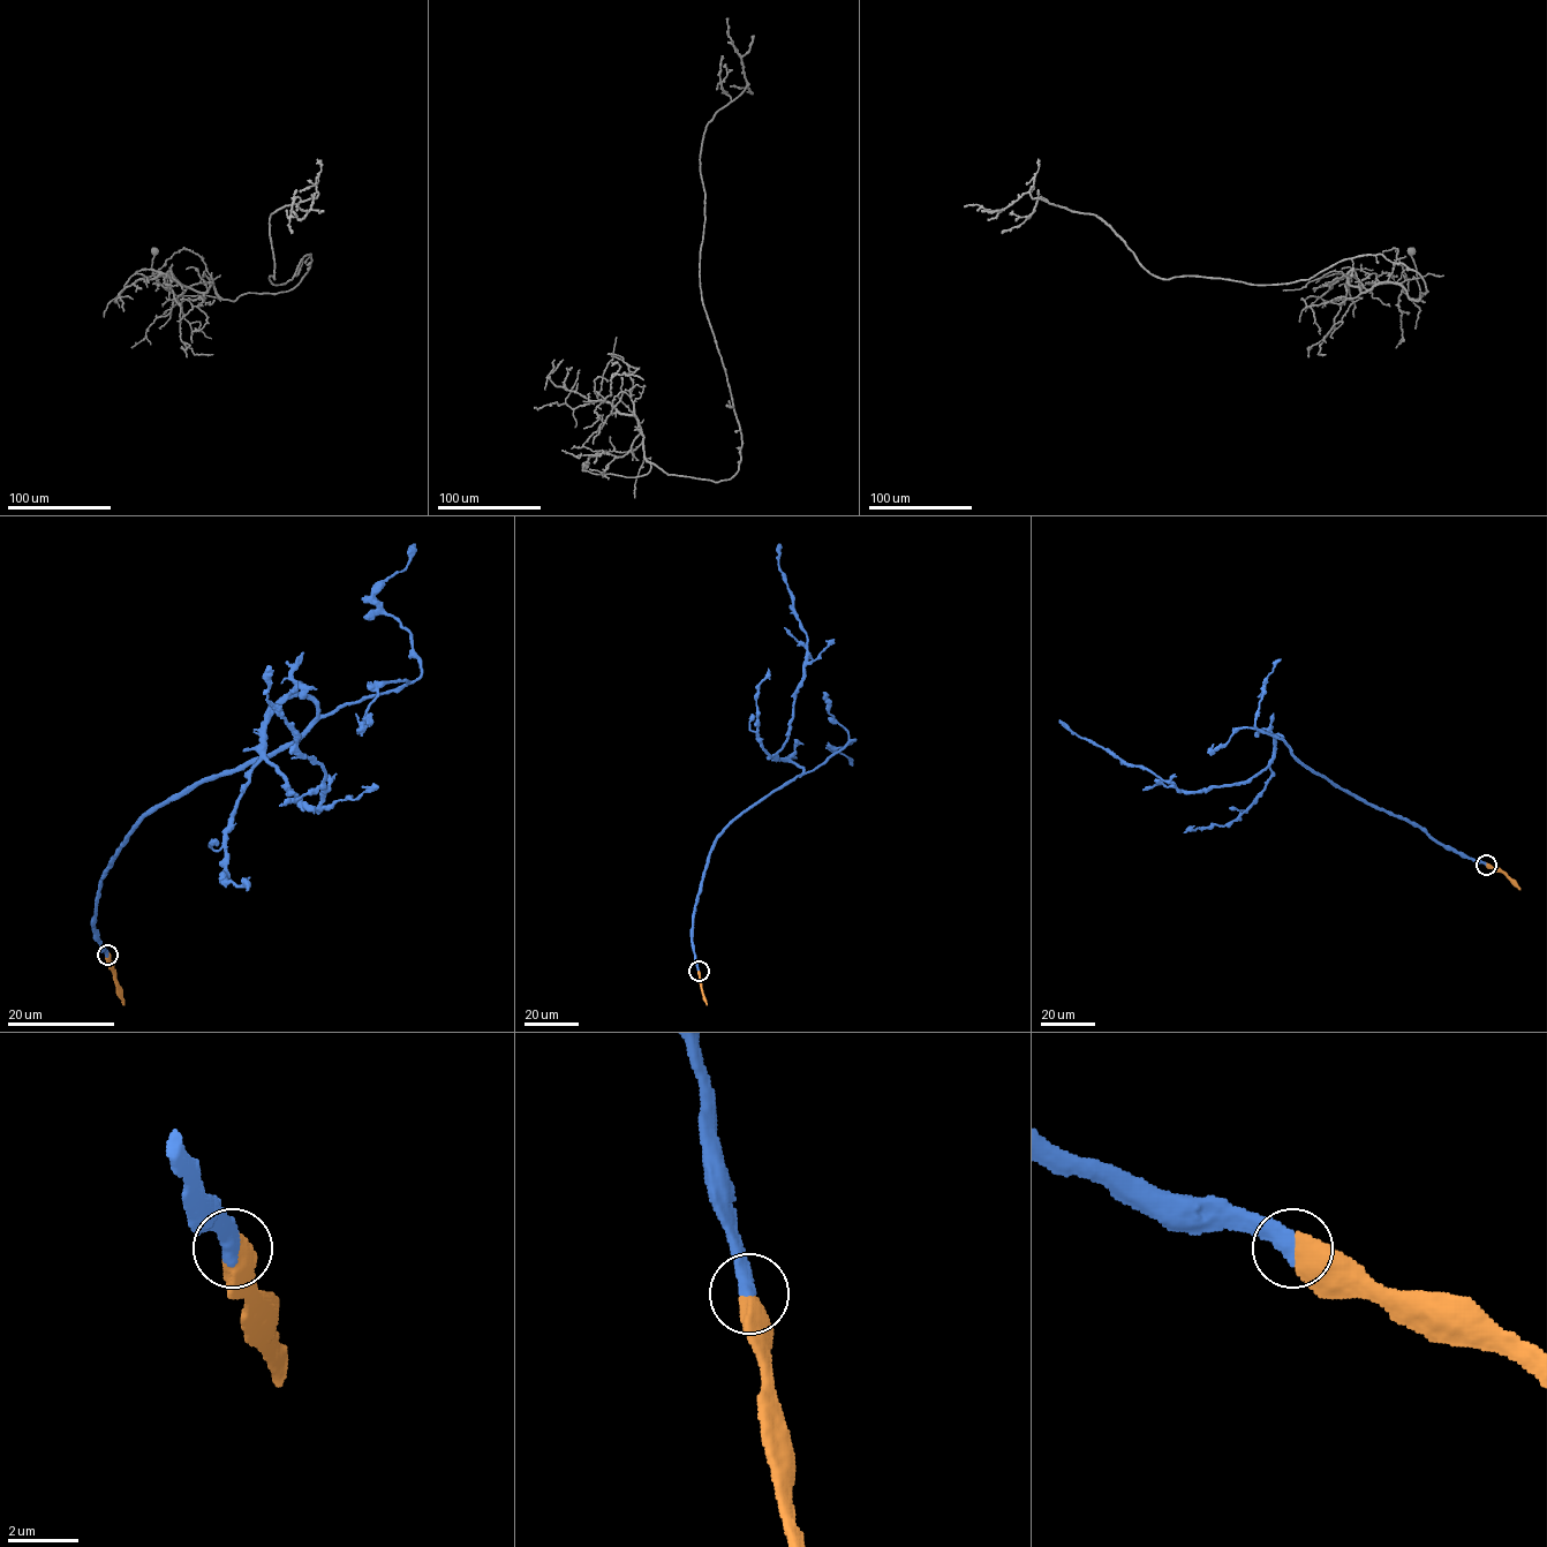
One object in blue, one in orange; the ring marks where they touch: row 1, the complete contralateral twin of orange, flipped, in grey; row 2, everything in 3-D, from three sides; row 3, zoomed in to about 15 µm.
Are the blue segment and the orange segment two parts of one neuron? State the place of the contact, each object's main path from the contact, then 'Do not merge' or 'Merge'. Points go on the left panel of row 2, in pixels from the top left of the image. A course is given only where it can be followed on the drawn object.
Place: (107, 955). Course of blue: (106, 955), (95, 905), (123, 842), (289, 745), (316, 715), (289, 696), (265, 756), (318, 808), (270, 665). Course of orange: (106, 955), (112, 961), (115, 991), (123, 1004). Merge

